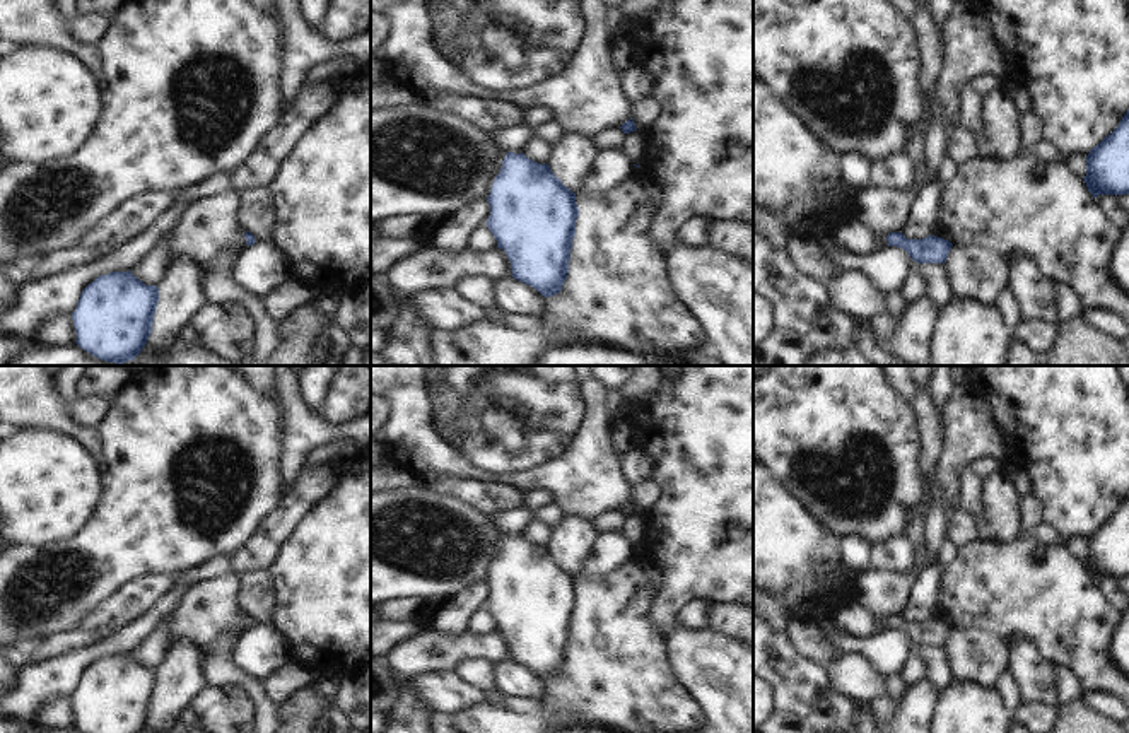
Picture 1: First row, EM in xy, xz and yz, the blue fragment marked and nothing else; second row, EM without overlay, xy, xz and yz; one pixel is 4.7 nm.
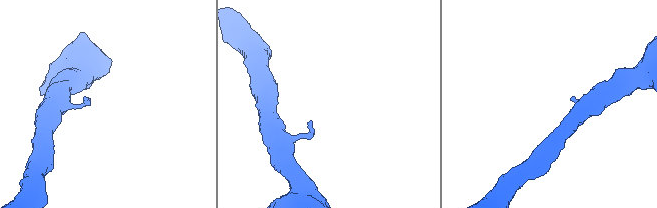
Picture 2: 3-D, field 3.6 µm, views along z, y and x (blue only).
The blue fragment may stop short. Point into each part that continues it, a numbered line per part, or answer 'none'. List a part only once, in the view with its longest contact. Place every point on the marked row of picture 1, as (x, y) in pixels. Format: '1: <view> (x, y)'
none

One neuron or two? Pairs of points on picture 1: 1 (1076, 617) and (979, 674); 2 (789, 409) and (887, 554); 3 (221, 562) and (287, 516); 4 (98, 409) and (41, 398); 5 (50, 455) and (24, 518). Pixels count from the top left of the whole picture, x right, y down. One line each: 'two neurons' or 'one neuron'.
1: two neurons
2: two neurons
3: one neuron
4: two neurons
5: one neuron

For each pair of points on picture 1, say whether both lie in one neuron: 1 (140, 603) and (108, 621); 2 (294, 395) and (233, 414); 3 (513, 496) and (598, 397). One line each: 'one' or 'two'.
1: one
2: two
3: two

